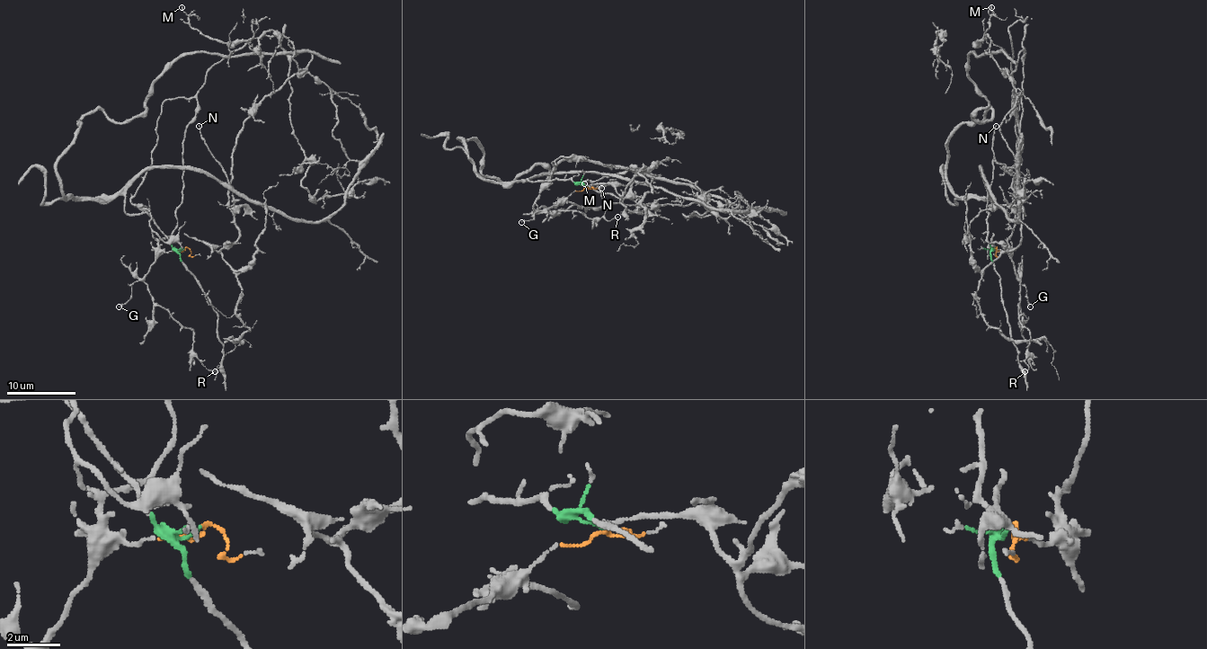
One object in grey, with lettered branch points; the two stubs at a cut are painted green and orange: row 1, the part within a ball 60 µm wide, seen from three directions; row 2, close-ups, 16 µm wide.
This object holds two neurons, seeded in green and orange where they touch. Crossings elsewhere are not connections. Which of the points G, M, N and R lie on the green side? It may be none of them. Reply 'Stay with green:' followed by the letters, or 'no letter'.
Stay with green: M, N

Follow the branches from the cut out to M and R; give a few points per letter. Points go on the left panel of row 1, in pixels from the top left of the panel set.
M: (183, 248), (121, 194), (66, 198), (56, 175), (78, 122), (140, 115), (185, 55), (252, 51), (181, 6)
R: (183, 248), (181, 252), (163, 252), (144, 280), (151, 298), (192, 331), (192, 353), (208, 368), (215, 370)

